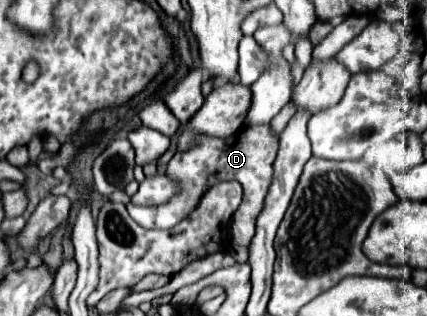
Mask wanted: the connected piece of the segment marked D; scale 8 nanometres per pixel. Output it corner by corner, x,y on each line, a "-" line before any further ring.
244,126
238,134
230,138
198,138
190,152
176,152
167,165
166,174
175,179
180,186
180,193
174,196
166,206
134,206
128,204
130,216
146,228
172,228
186,214
192,214
202,200
202,194
210,190
210,186
222,180
238,180
243,188
241,210
232,217
228,230
229,241
236,246
248,248
250,238
256,230
258,214
262,212
262,202
266,200
266,190
270,190
270,182
274,176
272,162
278,152
278,138
270,126

